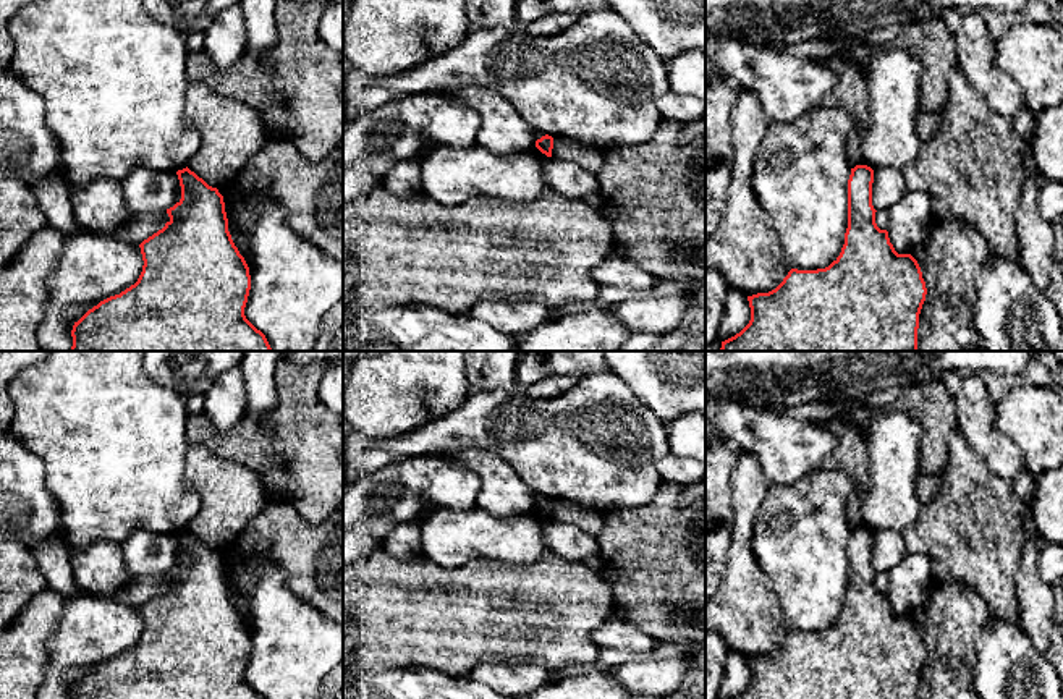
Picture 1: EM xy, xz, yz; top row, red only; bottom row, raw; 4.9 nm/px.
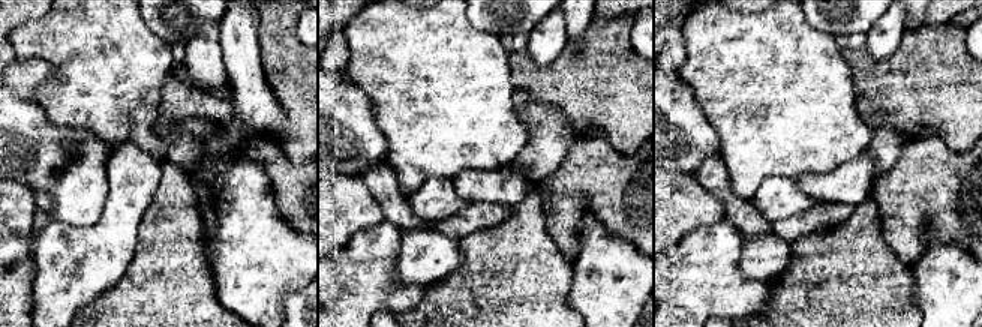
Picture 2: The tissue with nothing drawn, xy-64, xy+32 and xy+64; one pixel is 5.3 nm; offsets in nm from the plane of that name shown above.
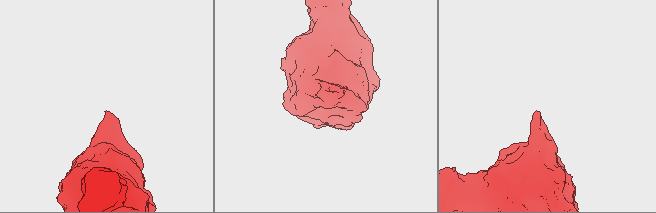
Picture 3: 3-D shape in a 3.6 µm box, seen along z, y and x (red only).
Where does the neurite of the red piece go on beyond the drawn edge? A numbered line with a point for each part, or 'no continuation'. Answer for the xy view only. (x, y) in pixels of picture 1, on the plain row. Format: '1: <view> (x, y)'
no continuation

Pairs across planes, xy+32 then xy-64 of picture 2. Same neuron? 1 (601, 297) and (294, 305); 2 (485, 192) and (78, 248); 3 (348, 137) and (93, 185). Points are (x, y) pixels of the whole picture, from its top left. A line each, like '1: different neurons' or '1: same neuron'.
1: different neurons
2: same neuron
3: same neuron

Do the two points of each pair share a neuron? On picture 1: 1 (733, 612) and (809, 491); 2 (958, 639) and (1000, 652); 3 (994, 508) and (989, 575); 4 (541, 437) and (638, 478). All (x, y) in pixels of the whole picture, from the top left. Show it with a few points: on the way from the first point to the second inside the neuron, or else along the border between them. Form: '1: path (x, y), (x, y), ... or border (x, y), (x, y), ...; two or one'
1: border (751, 529), (751, 554), (769, 578), (779, 601); two
2: border (991, 615), (976, 641), (974, 678), (971, 682); two
3: path (989, 525), (989, 559); one
4: path (565, 447), (594, 447), (614, 466); one

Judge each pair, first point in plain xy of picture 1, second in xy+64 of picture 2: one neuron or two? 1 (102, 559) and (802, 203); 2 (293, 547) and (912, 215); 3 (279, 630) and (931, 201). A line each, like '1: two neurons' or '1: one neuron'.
1: one neuron
2: one neuron
3: two neurons

